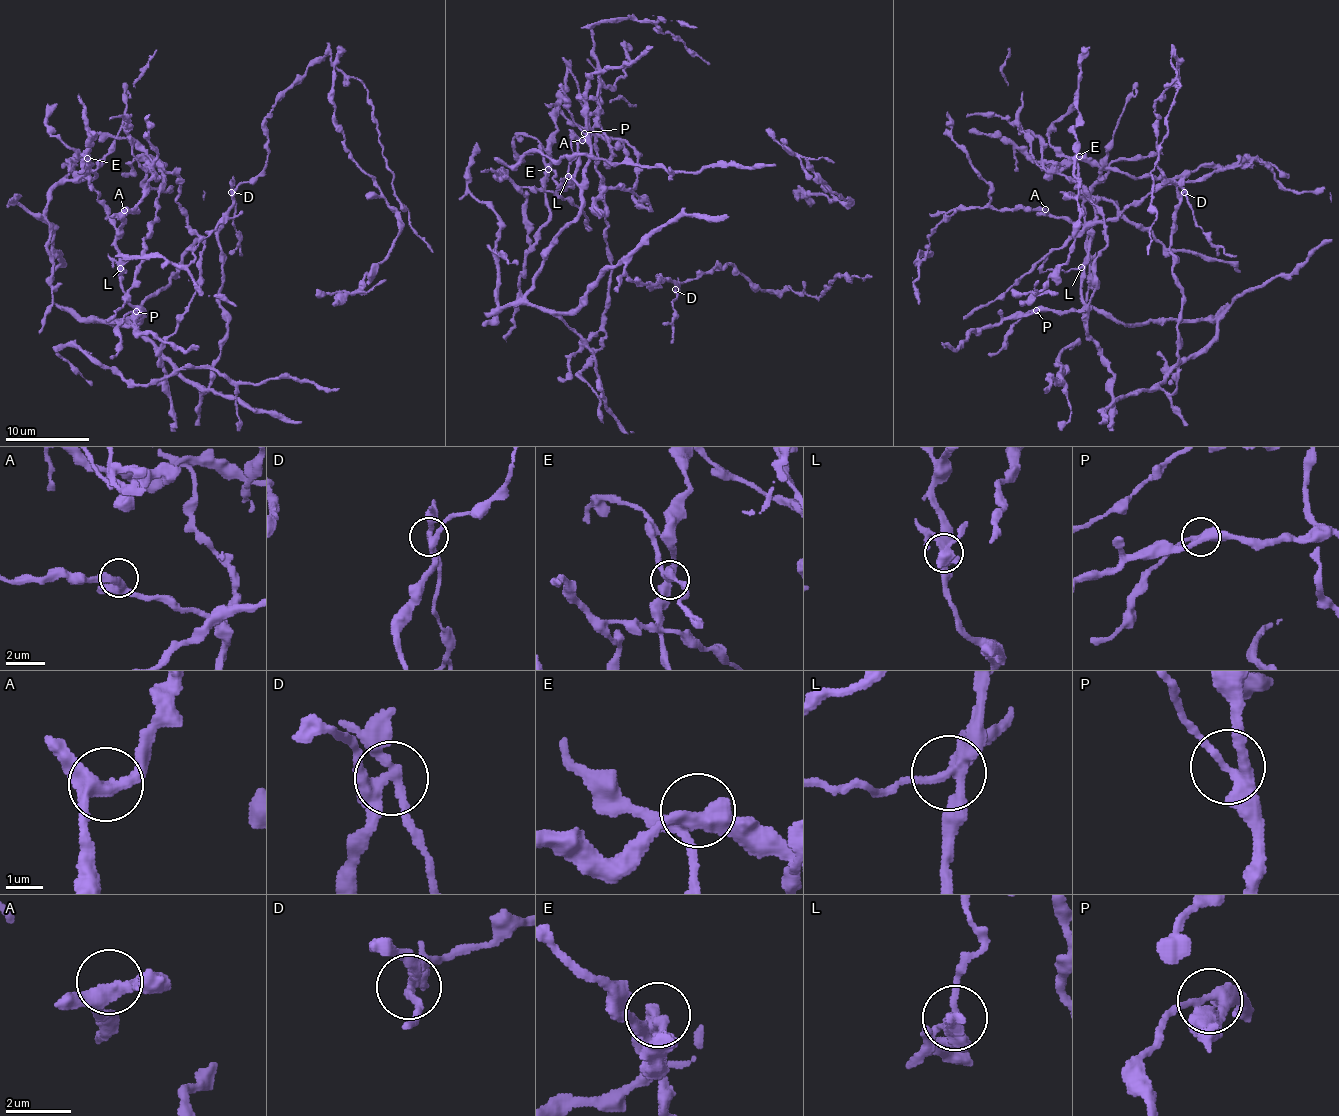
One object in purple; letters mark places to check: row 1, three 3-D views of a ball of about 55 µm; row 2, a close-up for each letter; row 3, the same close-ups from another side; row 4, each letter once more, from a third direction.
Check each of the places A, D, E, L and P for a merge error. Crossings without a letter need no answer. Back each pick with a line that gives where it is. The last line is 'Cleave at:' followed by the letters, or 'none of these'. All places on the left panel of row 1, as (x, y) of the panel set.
D: place (231, 192)
L: place (120, 268)
Cleave at: D, L

